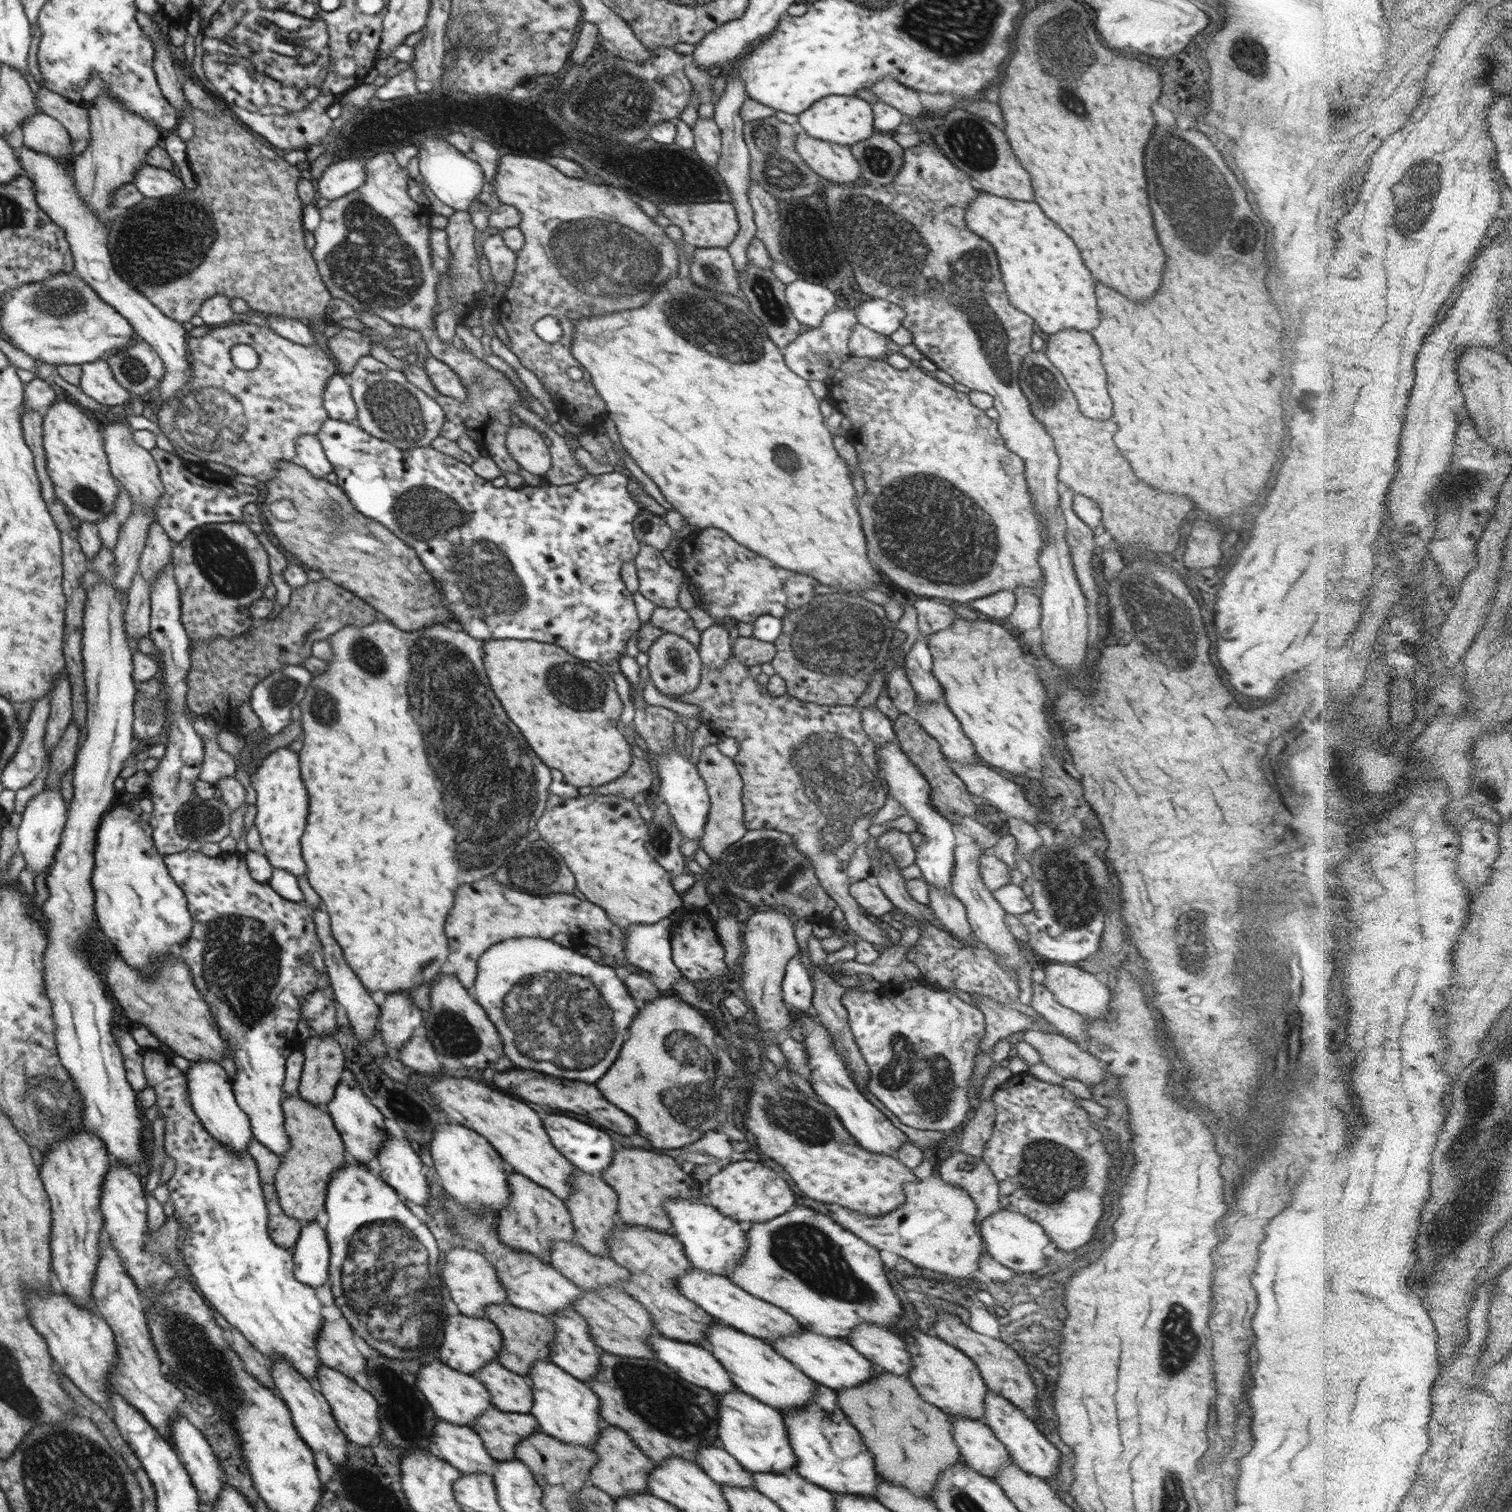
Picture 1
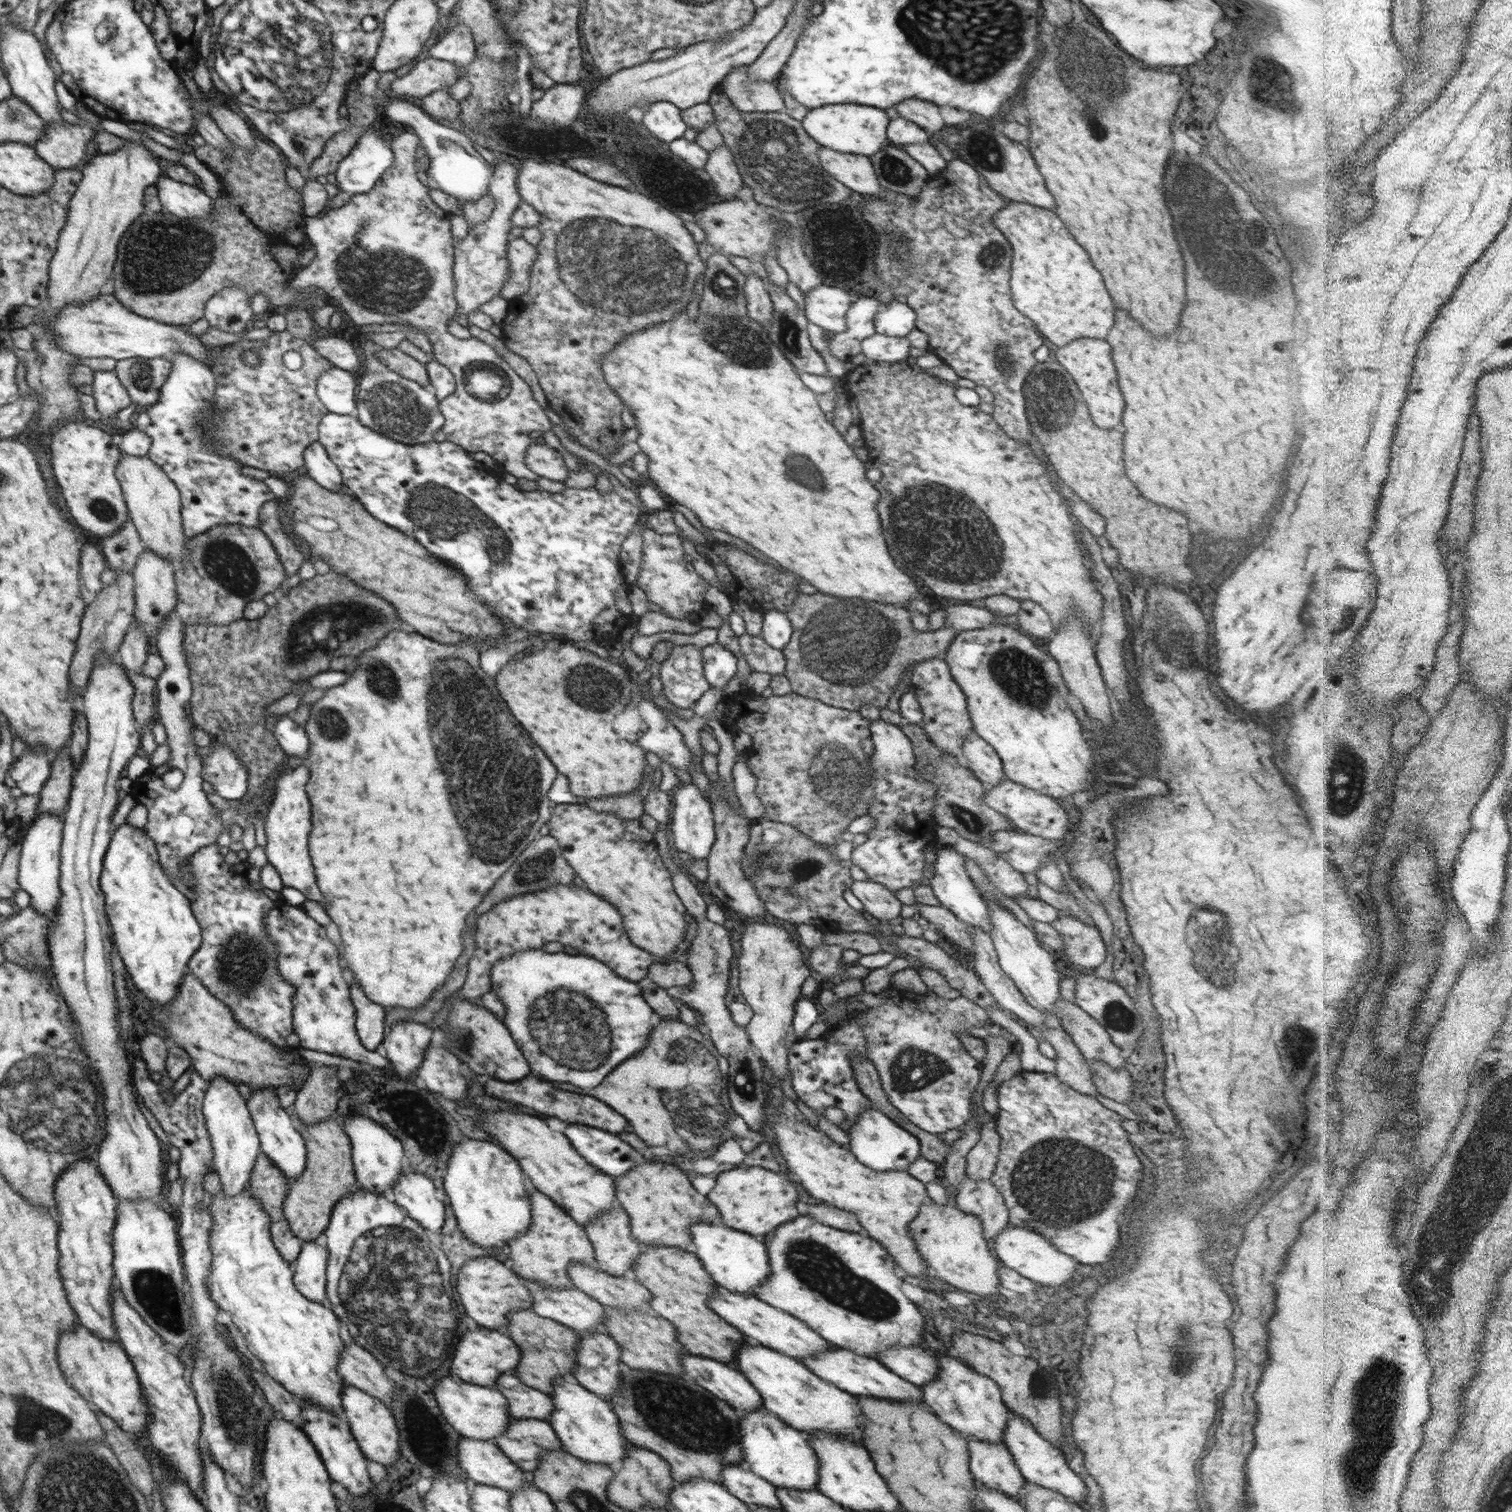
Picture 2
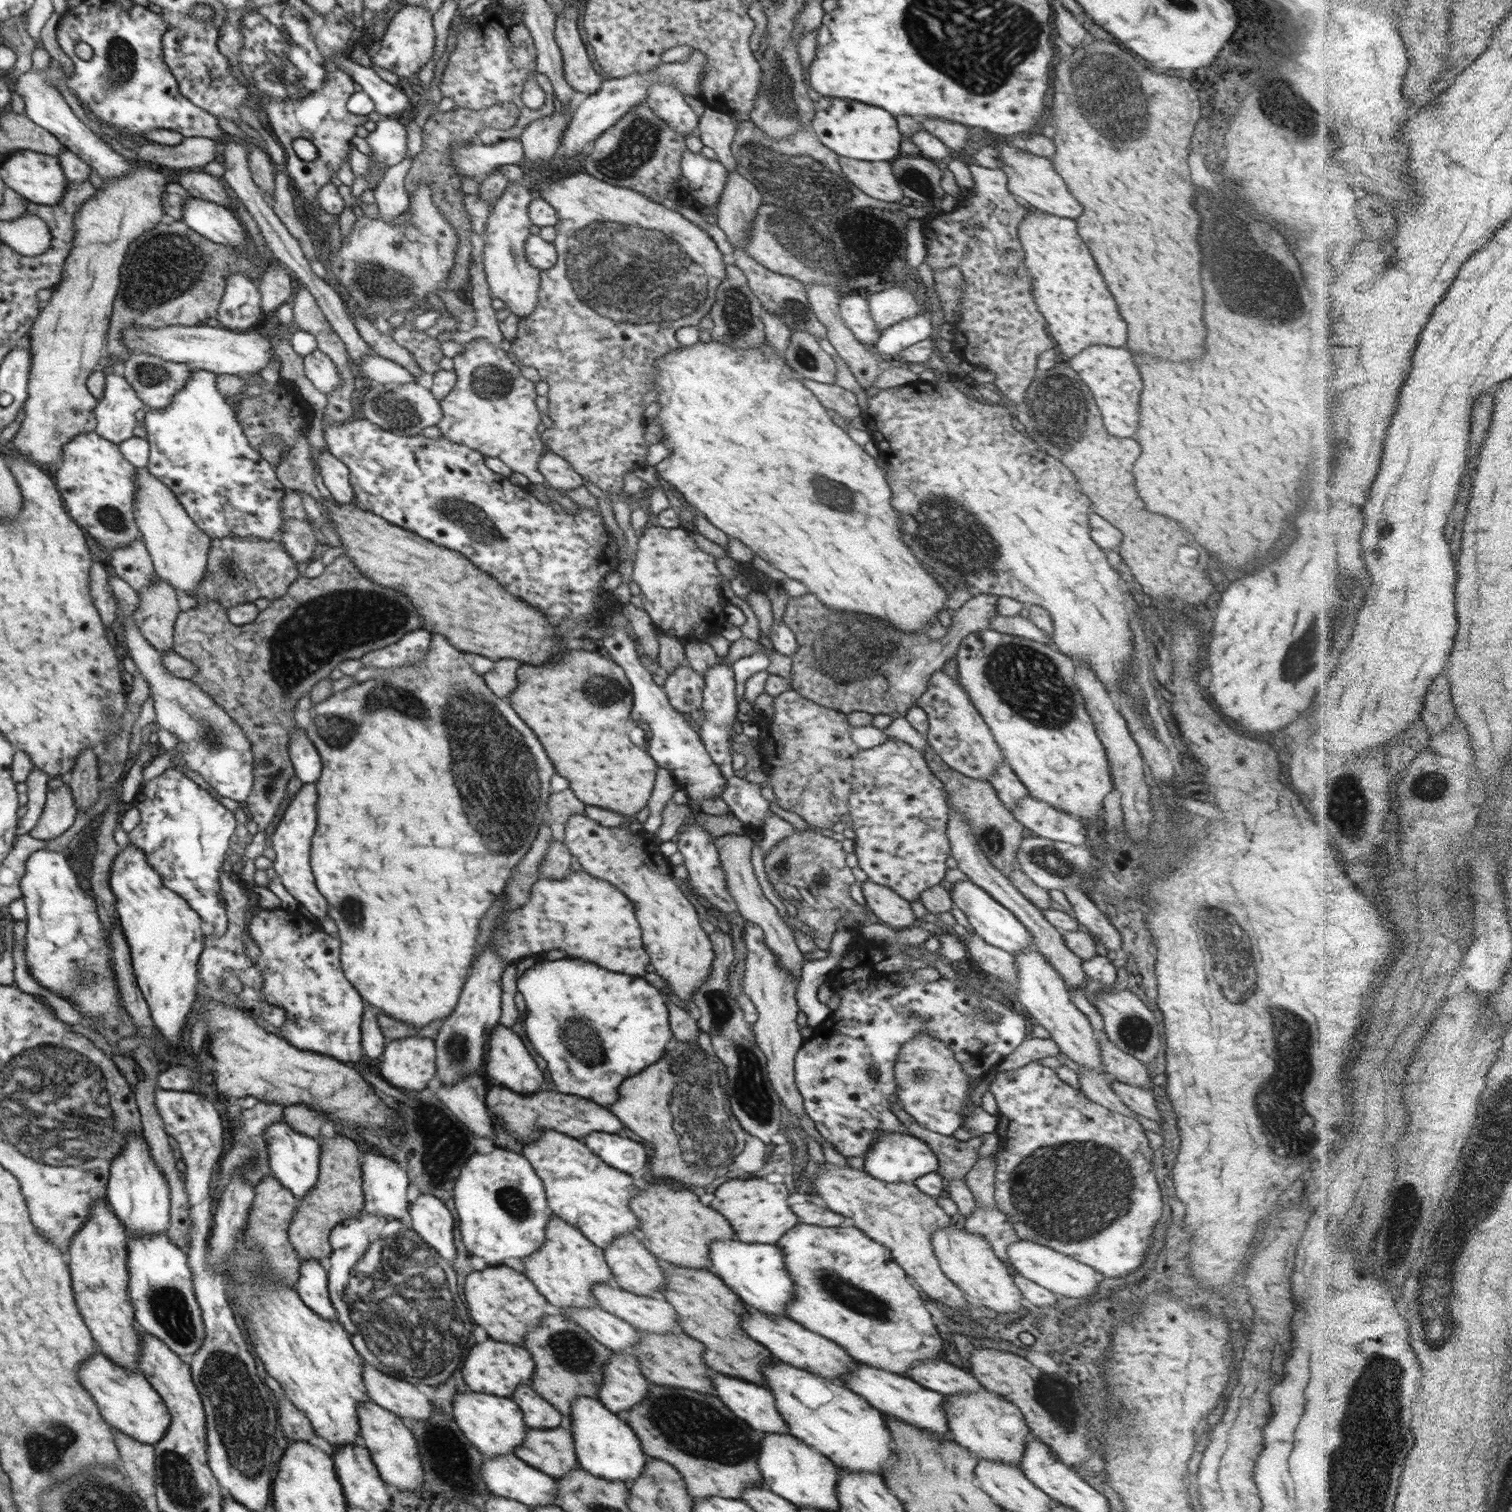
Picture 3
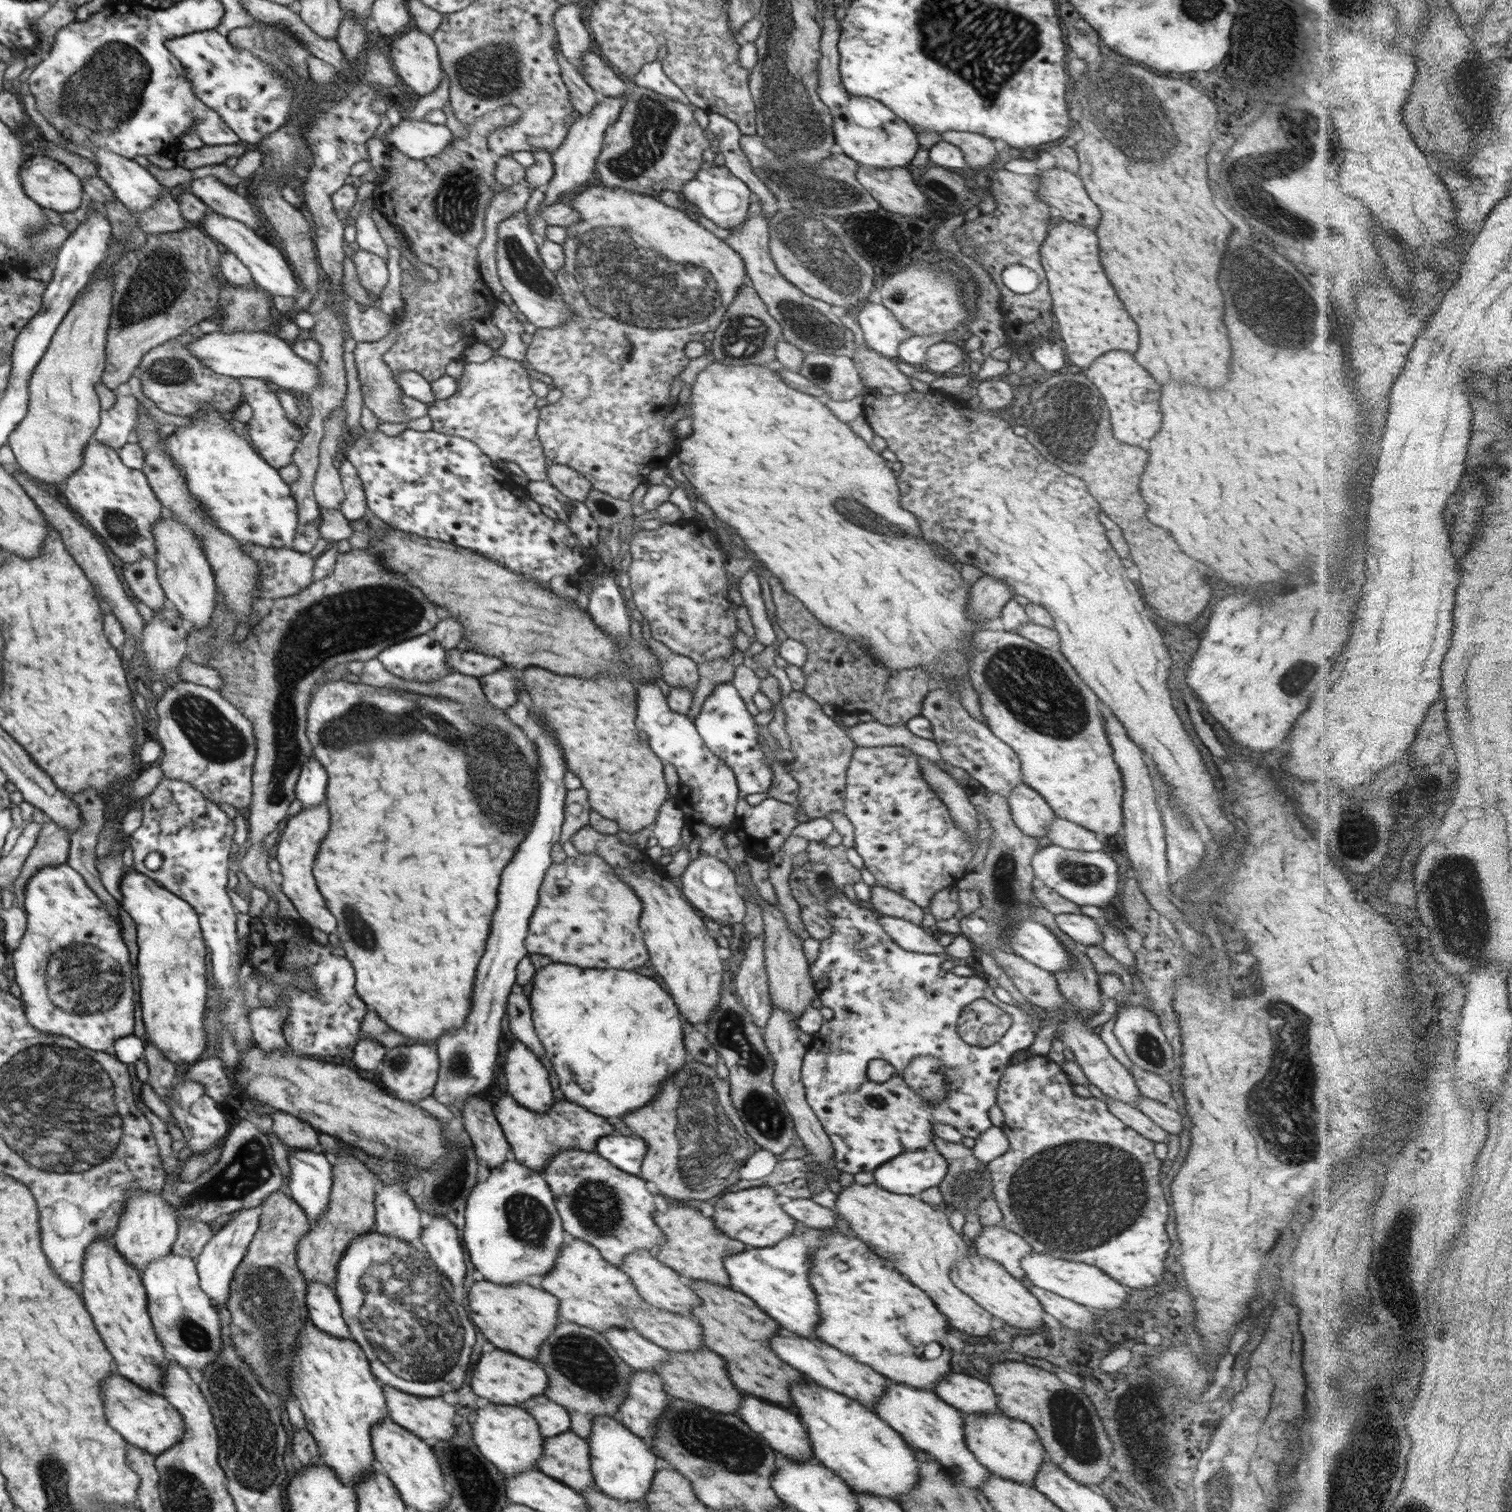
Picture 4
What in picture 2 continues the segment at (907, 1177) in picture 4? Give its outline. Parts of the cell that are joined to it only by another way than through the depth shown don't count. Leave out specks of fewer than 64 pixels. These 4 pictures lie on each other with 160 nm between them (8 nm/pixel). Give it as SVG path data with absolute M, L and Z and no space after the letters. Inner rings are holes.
M866 1109L859 1114L857 1120L859 1121L847 1130L847 1135L850 1137L850 1149L862 1164L868 1165L872 1170L906 1171L913 1160L922 1157L919 1140L904 1130L898 1122L895 1123L888 1118L883 1111Z

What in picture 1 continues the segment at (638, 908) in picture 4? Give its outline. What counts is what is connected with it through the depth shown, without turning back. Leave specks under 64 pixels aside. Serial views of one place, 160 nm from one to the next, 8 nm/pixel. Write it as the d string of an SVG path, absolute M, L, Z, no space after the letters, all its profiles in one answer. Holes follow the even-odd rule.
M486 876L474 884L458 888L454 908L446 916L446 938L450 944L448 968L464 988L472 989L477 975L477 962L485 950L497 942L520 937L552 939L557 932L574 937L581 945L591 944L604 953L605 964L627 964L623 942L625 933L616 926L597 904L578 893L534 896L506 888L494 876Z

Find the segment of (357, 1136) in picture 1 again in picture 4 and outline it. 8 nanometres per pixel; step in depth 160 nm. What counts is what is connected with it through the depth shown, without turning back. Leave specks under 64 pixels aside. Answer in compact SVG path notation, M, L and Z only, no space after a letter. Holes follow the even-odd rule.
M383 1184L376 1192L375 1231L384 1236L394 1236L396 1240L413 1245L422 1238L420 1211L412 1197L406 1193L405 1184Z

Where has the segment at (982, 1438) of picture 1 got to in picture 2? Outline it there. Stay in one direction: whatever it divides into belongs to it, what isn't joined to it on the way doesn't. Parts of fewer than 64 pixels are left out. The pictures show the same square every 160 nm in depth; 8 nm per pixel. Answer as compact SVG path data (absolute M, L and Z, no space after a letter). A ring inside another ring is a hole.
M966 1439L970 1453L969 1471L976 1482L1020 1502L1026 1494L1026 1480L1007 1447L1002 1443Z

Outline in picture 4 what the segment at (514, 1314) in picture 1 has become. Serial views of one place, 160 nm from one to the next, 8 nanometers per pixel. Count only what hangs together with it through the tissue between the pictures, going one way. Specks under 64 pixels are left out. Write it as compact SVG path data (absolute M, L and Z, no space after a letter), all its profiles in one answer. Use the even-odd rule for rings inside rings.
M564 1320L542 1344L537 1361L549 1378L546 1396L569 1412L570 1430L579 1437L587 1440L597 1416L617 1417L619 1406L627 1395L633 1368L618 1356L602 1333Z

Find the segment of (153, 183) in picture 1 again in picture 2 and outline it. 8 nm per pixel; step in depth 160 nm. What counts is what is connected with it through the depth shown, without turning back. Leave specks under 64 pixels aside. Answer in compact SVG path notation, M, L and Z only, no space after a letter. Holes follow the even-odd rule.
M162 174L153 184L164 210L182 218L207 220L213 211L213 200L202 188L189 185Z

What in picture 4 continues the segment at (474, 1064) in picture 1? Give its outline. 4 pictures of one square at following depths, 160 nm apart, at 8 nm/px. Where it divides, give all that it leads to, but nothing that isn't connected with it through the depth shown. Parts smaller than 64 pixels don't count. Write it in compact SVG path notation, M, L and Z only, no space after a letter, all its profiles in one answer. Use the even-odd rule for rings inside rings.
M512 1040L510 1047L504 1054L504 1076L506 1076L506 1084L508 1084L508 1094L514 1097L517 1103L529 1108L534 1112L546 1112L555 1103L556 1099L552 1095L552 1087L548 1080L548 1072L546 1068L538 1062L538 1058L526 1050L526 1046L518 1040Z

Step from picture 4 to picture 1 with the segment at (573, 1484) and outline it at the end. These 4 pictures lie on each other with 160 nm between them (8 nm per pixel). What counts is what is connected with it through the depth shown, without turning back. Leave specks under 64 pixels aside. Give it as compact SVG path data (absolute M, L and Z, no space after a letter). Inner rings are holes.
M490 1407L476 1417L471 1429L477 1432L477 1435L483 1440L487 1453L498 1461L518 1459L515 1455L517 1444L528 1438L533 1432L541 1430L538 1421L530 1413L502 1412L497 1407Z

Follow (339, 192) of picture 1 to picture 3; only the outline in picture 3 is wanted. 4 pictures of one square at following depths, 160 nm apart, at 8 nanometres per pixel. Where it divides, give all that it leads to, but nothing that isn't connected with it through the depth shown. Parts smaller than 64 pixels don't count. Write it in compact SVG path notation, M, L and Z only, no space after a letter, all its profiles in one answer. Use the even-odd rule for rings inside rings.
M384 117L371 124L365 140L372 148L372 155L369 156L369 171L365 177L356 176L351 184L351 192L357 197L369 189L370 179L377 174L377 168L394 166L407 157L407 127L398 117Z

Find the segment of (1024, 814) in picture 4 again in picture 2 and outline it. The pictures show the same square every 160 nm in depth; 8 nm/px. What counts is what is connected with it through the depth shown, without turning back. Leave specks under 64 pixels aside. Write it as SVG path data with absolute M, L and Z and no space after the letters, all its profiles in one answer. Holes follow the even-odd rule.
M970 734L962 748L961 762L972 771L985 786L999 785L1005 777L1002 761L996 752L976 734Z

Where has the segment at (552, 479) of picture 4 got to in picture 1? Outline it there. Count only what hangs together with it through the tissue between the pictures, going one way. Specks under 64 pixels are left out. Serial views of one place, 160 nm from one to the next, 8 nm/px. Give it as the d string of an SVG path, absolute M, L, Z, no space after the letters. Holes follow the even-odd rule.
M512 424L511 429L506 431L505 447L511 457L528 472L544 477L551 467L549 446L544 443L545 435L528 424Z

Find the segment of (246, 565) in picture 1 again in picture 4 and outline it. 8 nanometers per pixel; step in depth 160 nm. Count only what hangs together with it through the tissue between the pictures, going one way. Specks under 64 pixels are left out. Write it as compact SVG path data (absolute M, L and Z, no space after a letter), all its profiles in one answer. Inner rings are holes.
M247 543L240 544L241 549L251 556L259 567L257 576L257 596L261 599L268 600L271 603L273 599L284 599L286 597L298 594L303 588L306 588L313 581L313 568L315 558L308 553L302 554L289 548L268 548L257 544Z

